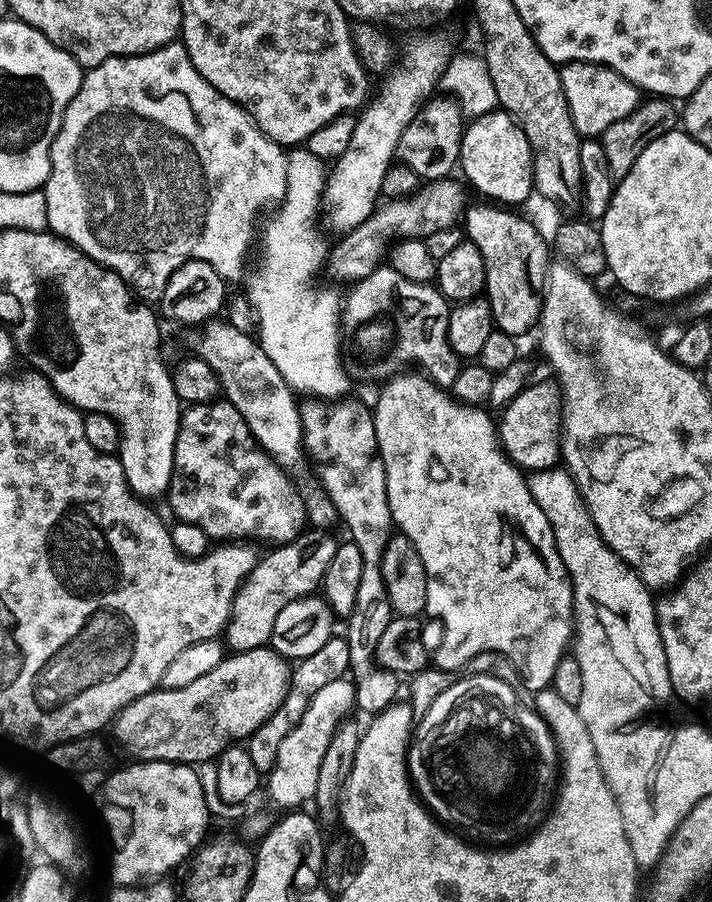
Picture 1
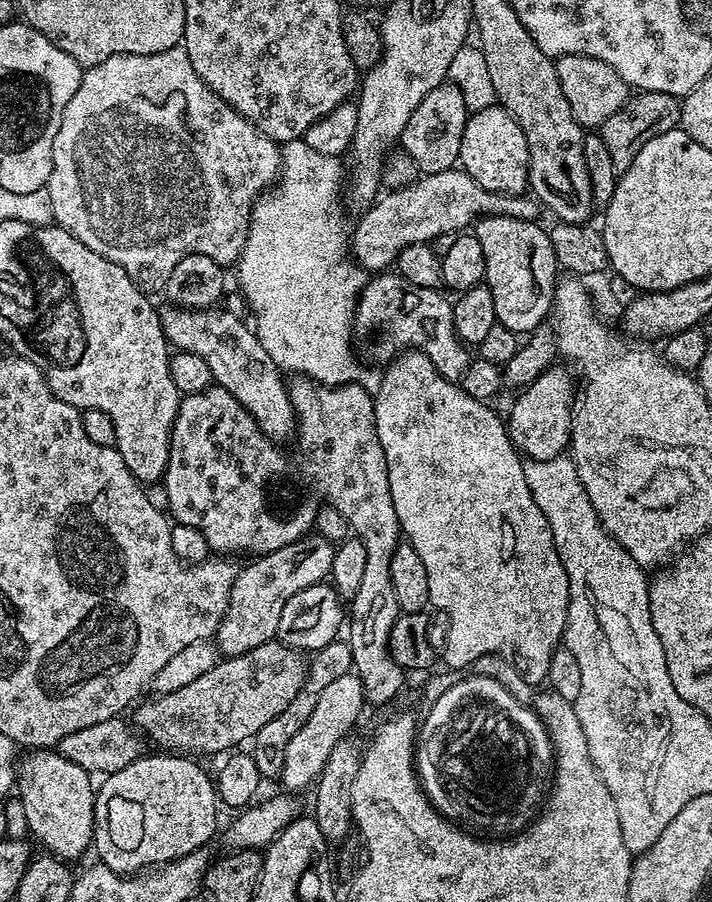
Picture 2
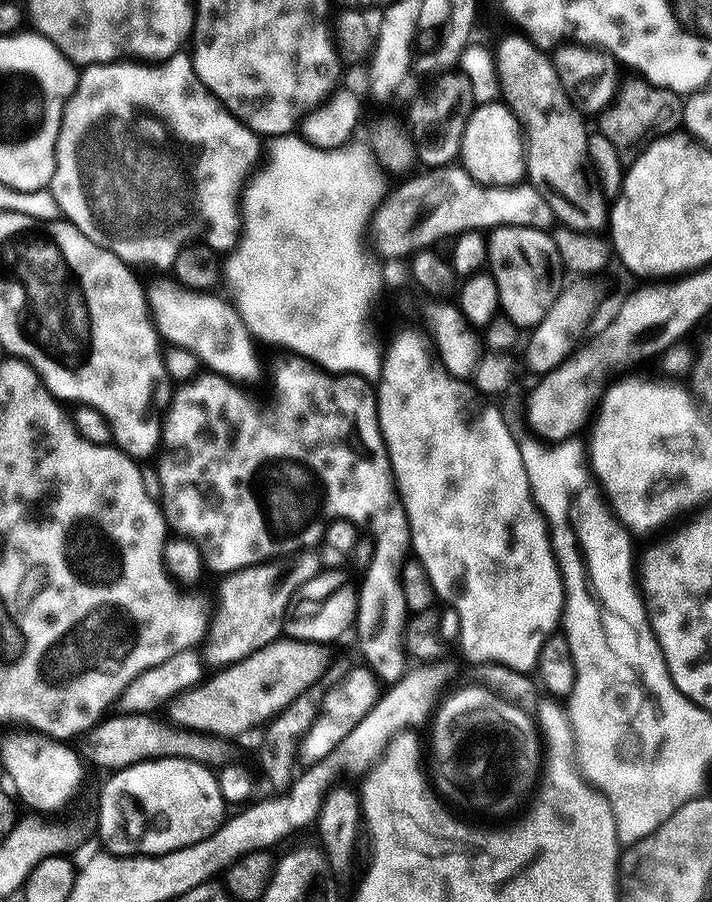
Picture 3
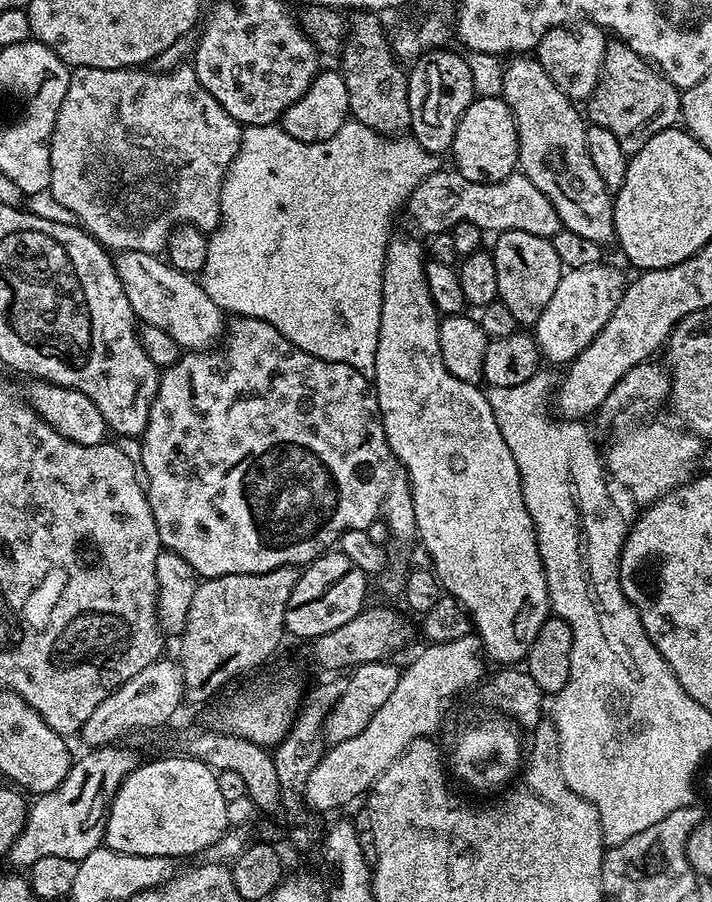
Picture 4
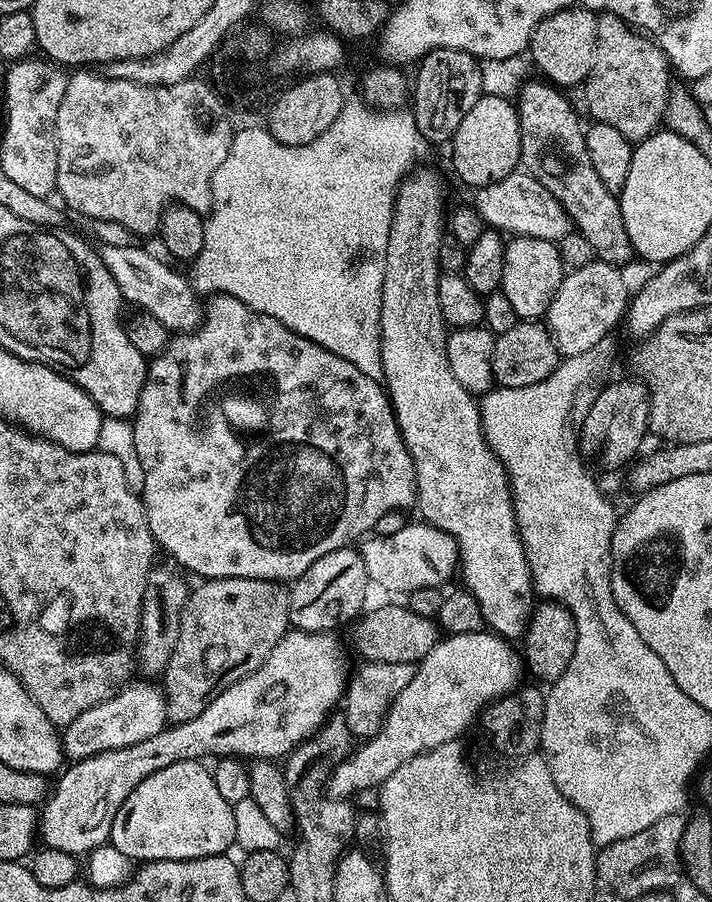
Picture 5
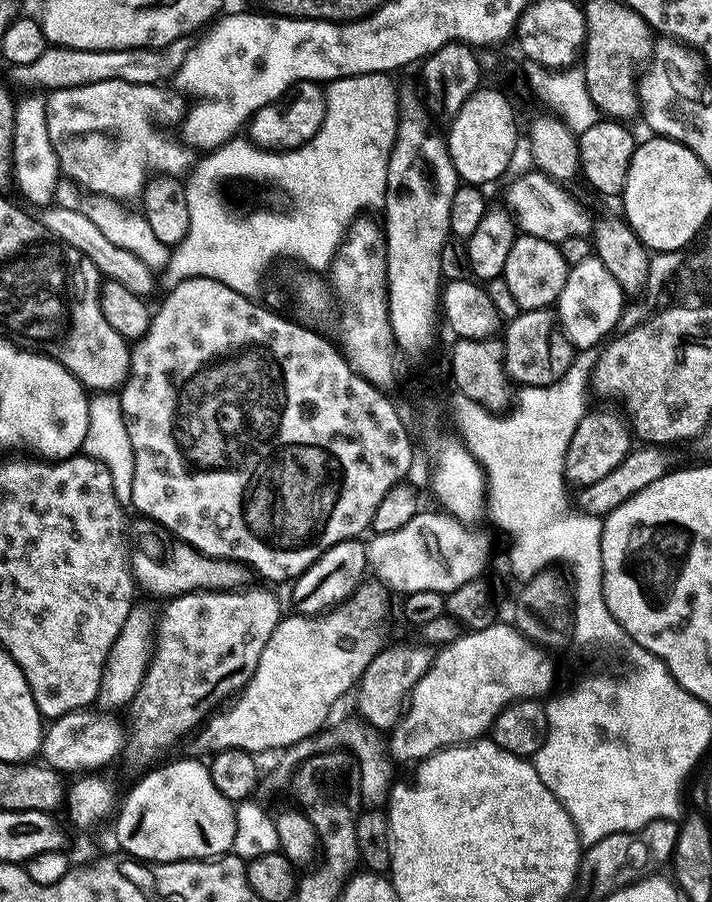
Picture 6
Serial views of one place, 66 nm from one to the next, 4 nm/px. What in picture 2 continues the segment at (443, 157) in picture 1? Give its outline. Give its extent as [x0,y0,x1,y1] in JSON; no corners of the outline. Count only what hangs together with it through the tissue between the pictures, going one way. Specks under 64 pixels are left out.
[399,82,470,173]

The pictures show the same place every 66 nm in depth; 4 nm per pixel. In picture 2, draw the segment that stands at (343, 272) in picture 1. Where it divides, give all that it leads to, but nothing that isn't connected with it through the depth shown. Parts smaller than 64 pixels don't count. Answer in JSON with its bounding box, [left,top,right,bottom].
[350,170,537,274]

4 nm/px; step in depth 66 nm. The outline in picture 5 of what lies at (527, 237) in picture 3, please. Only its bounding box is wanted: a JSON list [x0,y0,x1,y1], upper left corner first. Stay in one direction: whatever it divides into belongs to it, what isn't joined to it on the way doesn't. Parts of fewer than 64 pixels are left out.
[499,236,566,322]

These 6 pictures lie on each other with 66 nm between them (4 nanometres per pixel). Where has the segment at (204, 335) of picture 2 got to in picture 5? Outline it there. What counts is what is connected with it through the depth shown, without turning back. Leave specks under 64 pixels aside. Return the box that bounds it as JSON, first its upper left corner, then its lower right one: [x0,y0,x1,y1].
[99,244,201,334]

